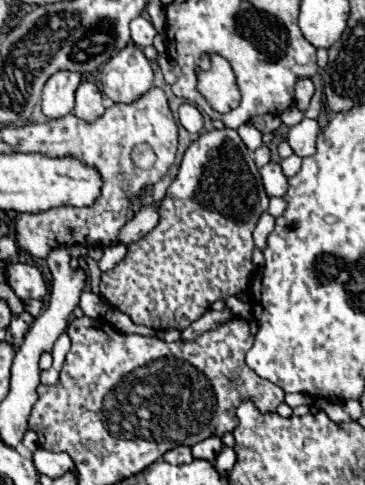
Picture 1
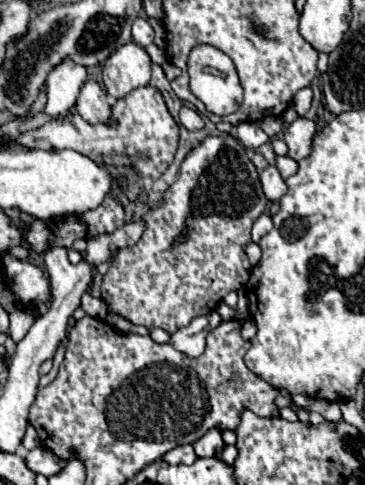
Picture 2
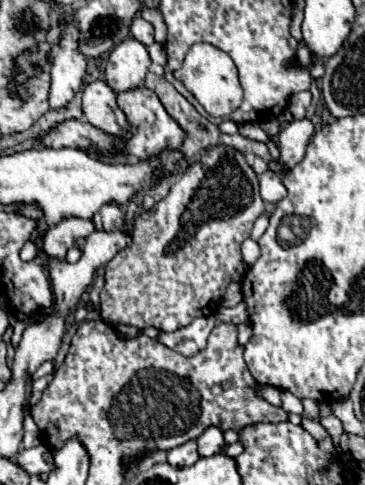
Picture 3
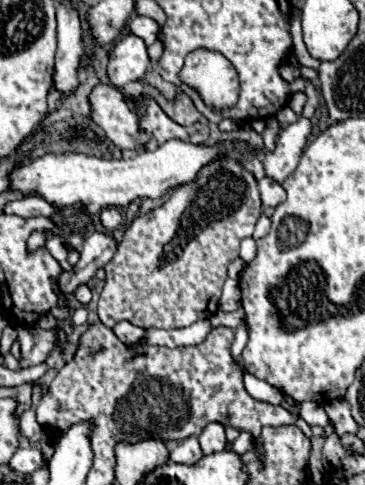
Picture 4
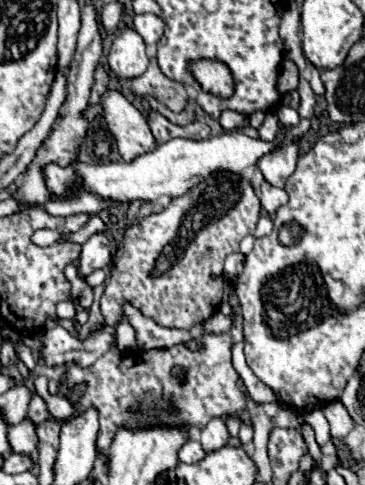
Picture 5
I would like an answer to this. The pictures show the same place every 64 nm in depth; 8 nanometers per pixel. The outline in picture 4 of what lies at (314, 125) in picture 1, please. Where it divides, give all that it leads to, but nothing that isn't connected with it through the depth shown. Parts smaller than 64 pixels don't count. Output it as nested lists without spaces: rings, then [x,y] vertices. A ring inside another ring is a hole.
[[[300,116],[294,124],[288,124],[278,134],[276,150],[268,152],[262,160],[266,174],[272,176],[276,182],[284,182],[284,178],[288,178],[296,170],[310,132],[312,124],[304,116]]]

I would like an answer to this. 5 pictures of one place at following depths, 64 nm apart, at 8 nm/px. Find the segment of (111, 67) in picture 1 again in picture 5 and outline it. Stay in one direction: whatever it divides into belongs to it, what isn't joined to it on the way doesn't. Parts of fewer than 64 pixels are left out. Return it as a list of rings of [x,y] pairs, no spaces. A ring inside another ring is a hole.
[[[122,28],[112,42],[108,64],[110,64],[110,72],[118,80],[142,76],[148,68],[146,44],[142,36],[132,28]]]

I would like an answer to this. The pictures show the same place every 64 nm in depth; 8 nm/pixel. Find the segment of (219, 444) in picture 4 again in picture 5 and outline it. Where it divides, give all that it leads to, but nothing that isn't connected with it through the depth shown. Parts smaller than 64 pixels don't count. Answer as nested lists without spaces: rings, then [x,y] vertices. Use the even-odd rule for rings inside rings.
[[[210,420],[206,424],[206,428],[202,430],[202,438],[200,438],[200,444],[206,452],[214,452],[214,450],[220,450],[222,446],[226,446],[228,442],[228,430],[226,430],[226,424],[224,420]]]

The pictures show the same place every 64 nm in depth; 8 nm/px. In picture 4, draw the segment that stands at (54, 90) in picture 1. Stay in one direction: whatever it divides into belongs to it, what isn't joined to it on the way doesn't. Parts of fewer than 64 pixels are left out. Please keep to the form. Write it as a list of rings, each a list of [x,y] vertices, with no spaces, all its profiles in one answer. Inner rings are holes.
[[[62,4],[56,8],[58,20],[58,50],[54,66],[54,88],[66,96],[78,88],[78,70],[86,50],[82,38],[82,22],[78,12]]]

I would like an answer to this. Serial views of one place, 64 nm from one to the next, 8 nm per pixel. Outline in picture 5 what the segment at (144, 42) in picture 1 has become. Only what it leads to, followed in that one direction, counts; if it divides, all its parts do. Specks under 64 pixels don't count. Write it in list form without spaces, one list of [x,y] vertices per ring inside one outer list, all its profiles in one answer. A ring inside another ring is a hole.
[[[140,14],[134,16],[132,28],[144,38],[146,44],[156,44],[164,32],[164,20],[154,14]]]

